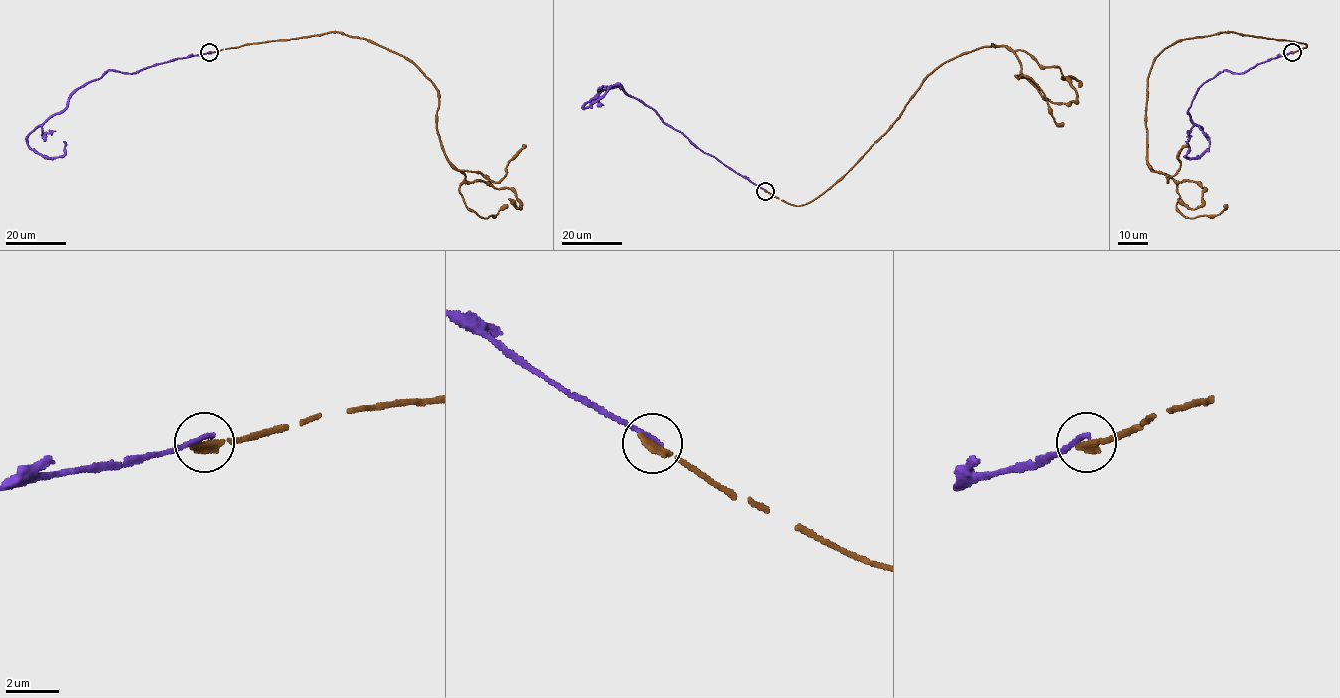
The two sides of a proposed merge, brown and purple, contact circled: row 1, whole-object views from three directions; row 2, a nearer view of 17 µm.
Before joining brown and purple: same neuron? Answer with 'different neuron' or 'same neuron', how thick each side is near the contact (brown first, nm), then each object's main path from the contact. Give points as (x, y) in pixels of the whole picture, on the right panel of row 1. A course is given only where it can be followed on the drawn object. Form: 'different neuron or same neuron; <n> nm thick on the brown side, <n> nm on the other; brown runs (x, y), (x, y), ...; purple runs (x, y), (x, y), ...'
different neuron; 320 nm thick on the brown side, 200 nm on the other; brown runs (1292, 52), (1307, 46), (1223, 31), (1179, 40), (1154, 58), (1147, 163), (1204, 188), (1195, 208), (1178, 199); purple runs (1292, 52), (1239, 73), (1219, 72), (1205, 82), (1188, 109), (1209, 145), (1199, 156), (1187, 157), (1185, 141)

